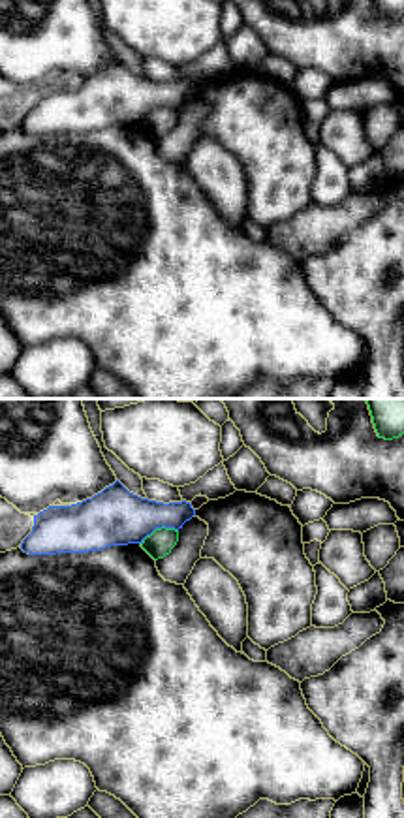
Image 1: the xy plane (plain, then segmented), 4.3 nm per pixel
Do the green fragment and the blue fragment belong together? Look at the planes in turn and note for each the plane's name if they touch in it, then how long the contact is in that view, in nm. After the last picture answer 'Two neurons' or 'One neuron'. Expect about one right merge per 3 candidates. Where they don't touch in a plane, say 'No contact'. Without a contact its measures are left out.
Touches green in xy. Shared border 170 nm

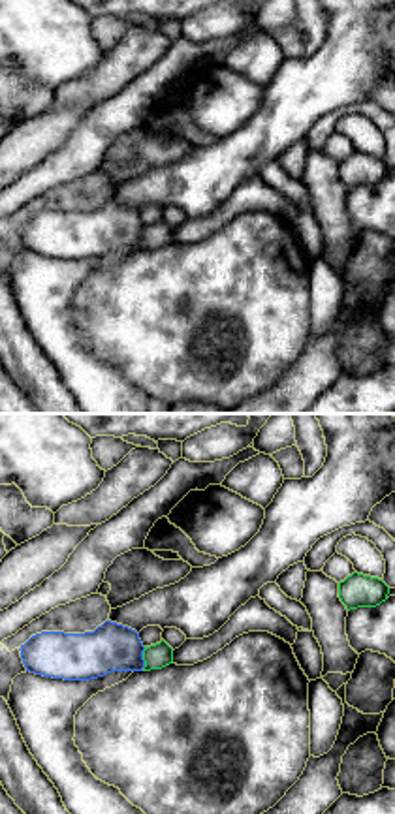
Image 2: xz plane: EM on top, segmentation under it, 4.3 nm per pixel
Touches green in xz. Shared border 100 nm

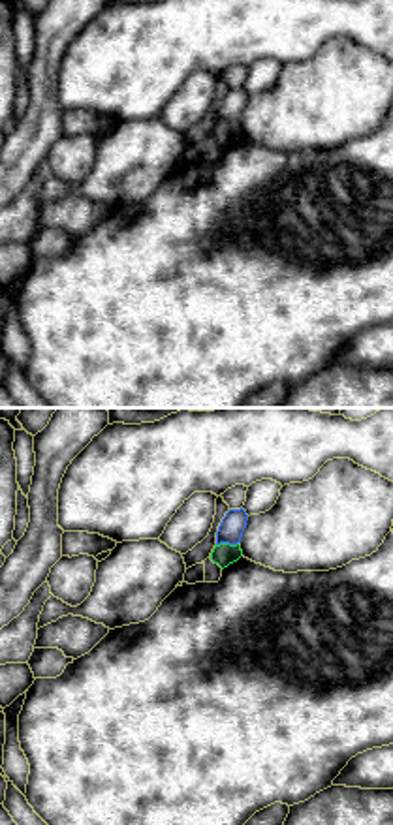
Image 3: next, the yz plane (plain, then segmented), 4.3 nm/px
Touches green in yz. Shared border 100 nm

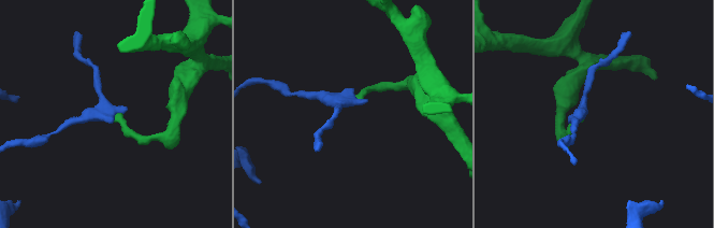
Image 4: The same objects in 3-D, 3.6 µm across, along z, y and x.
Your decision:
Two neurons

